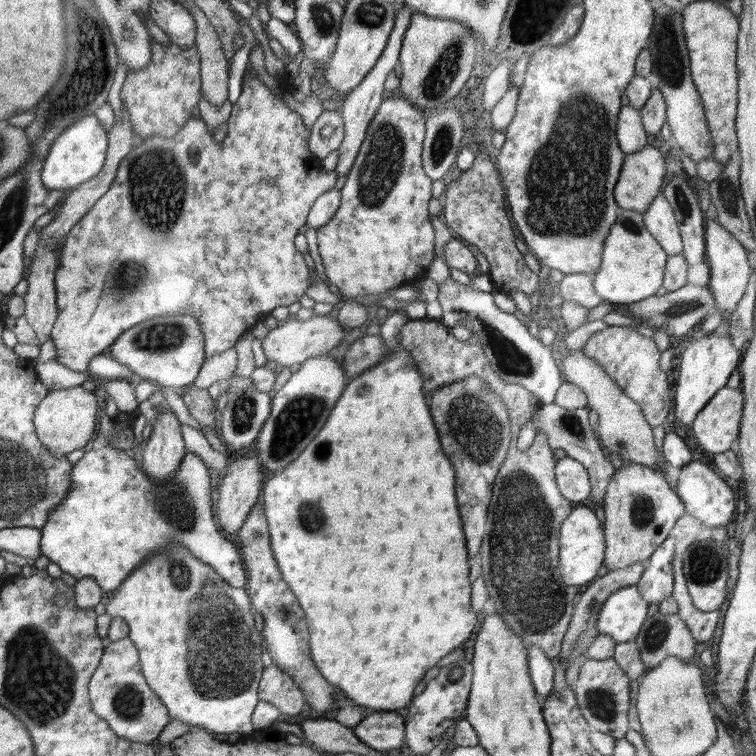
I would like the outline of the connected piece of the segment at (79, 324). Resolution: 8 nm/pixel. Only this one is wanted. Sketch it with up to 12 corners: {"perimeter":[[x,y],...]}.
{"perimeter":[[253,70],[151,136],[62,240],[55,361],[191,314],[234,346],[334,189]]}

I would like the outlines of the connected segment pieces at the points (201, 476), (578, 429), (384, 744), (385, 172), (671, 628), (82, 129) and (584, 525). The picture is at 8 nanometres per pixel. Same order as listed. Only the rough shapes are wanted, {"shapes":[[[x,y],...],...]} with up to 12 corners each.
{"shapes":[[[101,443],[41,528],[40,552],[116,591],[186,547],[246,589],[204,461],[167,482]],[[541,403],[520,429],[526,452],[544,433],[586,468],[589,499],[602,504],[615,469],[584,408]],[[368,711],[353,731],[378,751],[405,743],[398,711]],[[427,113],[370,121],[317,247],[343,300],[435,258]],[[678,613],[647,617],[633,641],[647,671],[688,661],[696,642]],[[95,114],[54,140],[42,166],[50,190],[102,170],[107,131]],[[583,504],[559,530],[568,586],[594,582],[605,557],[603,524]]]}

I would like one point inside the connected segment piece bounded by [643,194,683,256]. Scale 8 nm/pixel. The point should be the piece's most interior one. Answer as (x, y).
(659, 219)

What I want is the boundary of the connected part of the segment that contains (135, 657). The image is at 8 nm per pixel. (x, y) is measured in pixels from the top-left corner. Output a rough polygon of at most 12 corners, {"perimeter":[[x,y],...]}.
{"perimeter":[[128,637],[105,647],[88,688],[120,738],[153,744],[170,722]]}

